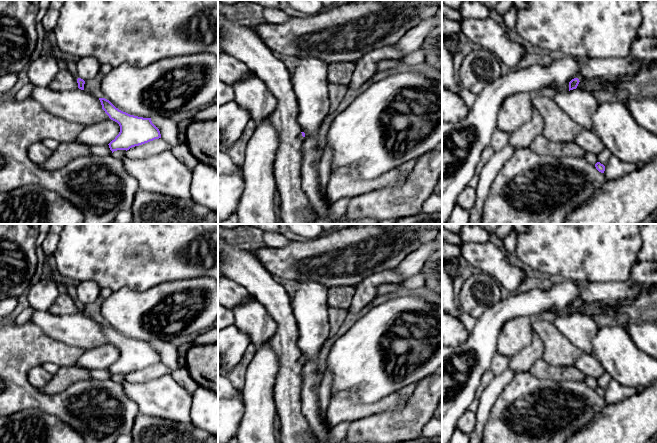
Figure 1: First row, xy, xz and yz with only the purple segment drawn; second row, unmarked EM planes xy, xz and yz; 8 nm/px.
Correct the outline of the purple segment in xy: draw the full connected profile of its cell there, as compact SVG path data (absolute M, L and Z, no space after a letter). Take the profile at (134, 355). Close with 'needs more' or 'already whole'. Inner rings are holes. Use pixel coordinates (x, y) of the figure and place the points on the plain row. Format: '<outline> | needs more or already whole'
M105 322L99 324L109 342L120 350L119 358L108 368L112 377L117 374L127 375L132 371L161 362L160 355L152 347L151 342L130 339L116 332Z | already whole

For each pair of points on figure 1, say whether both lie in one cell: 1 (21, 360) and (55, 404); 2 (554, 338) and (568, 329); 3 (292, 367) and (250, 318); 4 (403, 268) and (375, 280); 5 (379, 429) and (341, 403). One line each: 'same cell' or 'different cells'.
1: same cell
2: different cells
3: different cells
4: different cells
5: different cells

